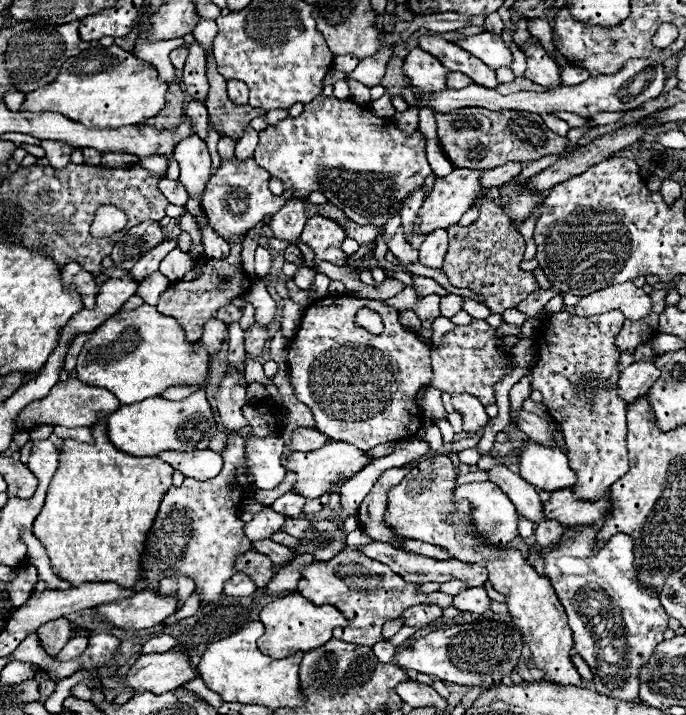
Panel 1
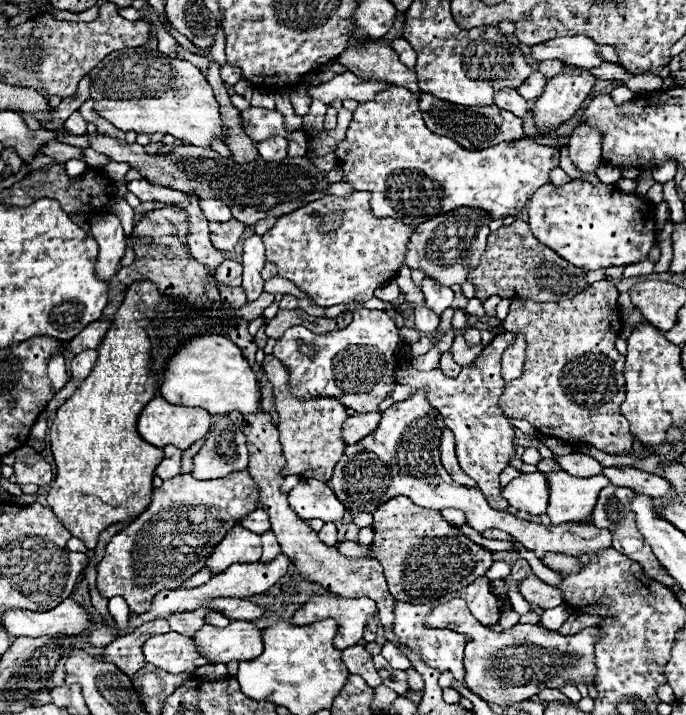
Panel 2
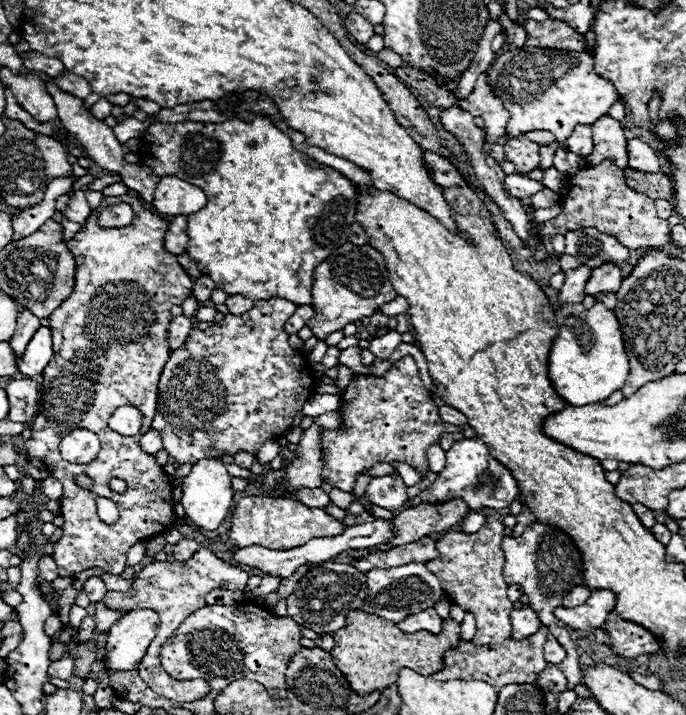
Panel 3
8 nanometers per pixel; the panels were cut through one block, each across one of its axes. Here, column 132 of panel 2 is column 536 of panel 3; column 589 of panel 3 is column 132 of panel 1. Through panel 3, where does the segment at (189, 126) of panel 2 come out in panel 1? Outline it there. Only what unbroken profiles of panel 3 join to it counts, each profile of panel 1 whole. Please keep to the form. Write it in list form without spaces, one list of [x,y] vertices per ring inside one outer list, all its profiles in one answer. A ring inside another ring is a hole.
[[[92,46],[68,58],[56,80],[26,96],[22,110],[56,112],[92,128],[120,128],[158,116],[166,106],[168,84],[158,78],[154,66],[120,46]]]

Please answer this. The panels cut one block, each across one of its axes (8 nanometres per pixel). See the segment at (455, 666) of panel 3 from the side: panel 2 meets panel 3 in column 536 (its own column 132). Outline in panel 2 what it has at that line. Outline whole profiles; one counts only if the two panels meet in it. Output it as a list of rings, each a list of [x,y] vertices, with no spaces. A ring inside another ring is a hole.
[[[156,618],[152,622],[146,622],[138,626],[134,632],[116,638],[112,644],[104,650],[104,662],[114,662],[124,674],[130,678],[144,666],[144,656],[140,646],[152,636],[152,634],[164,634],[164,630],[170,630],[164,618]]]

